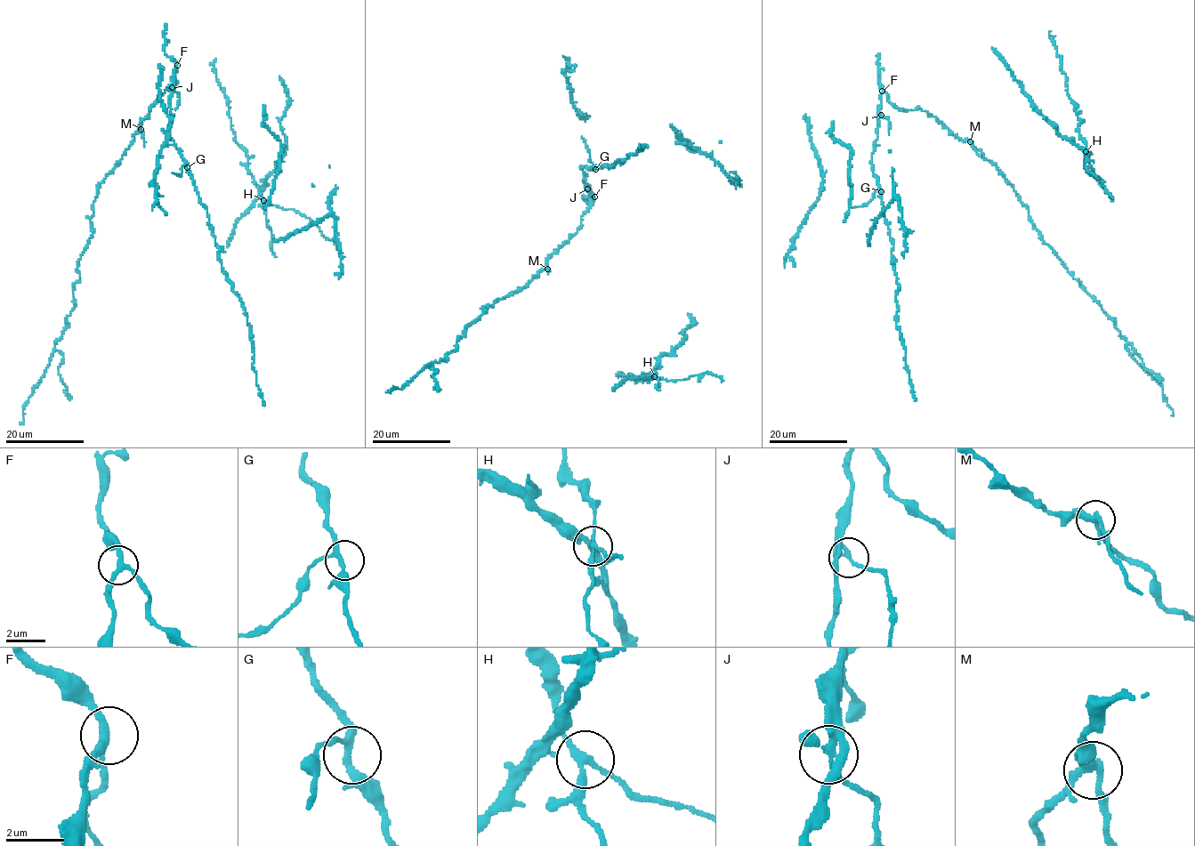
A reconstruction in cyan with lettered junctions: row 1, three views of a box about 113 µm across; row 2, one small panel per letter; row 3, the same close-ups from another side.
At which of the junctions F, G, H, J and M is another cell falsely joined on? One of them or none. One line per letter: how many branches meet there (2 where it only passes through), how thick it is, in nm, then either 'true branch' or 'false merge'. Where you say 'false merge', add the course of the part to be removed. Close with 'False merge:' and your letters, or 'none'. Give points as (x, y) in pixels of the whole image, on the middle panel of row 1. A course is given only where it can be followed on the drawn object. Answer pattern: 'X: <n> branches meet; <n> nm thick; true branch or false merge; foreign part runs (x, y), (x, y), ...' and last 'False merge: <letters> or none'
F: 3 branches meet; 240 nm thick; true branch
G: 3 branches meet; 200 nm thick; true branch
H: 4 branches meet; 190 nm thick; false merge; foreign part runs (655, 376), (671, 381), (684, 380), (706, 372), (718, 375), (722, 382)
J: 3 branches meet; 240 nm thick; true branch
M: 4 branches meet; 280 nm thick; true branch
False merge: H

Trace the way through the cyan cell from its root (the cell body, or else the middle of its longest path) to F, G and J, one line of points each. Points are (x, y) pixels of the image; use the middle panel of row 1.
F: (581, 218), (594, 197)
G: (581, 218), (593, 197), (589, 186), (584, 181), (581, 166), (595, 169)
J: (581, 218), (590, 205), (590, 200), (593, 200), (587, 189)

